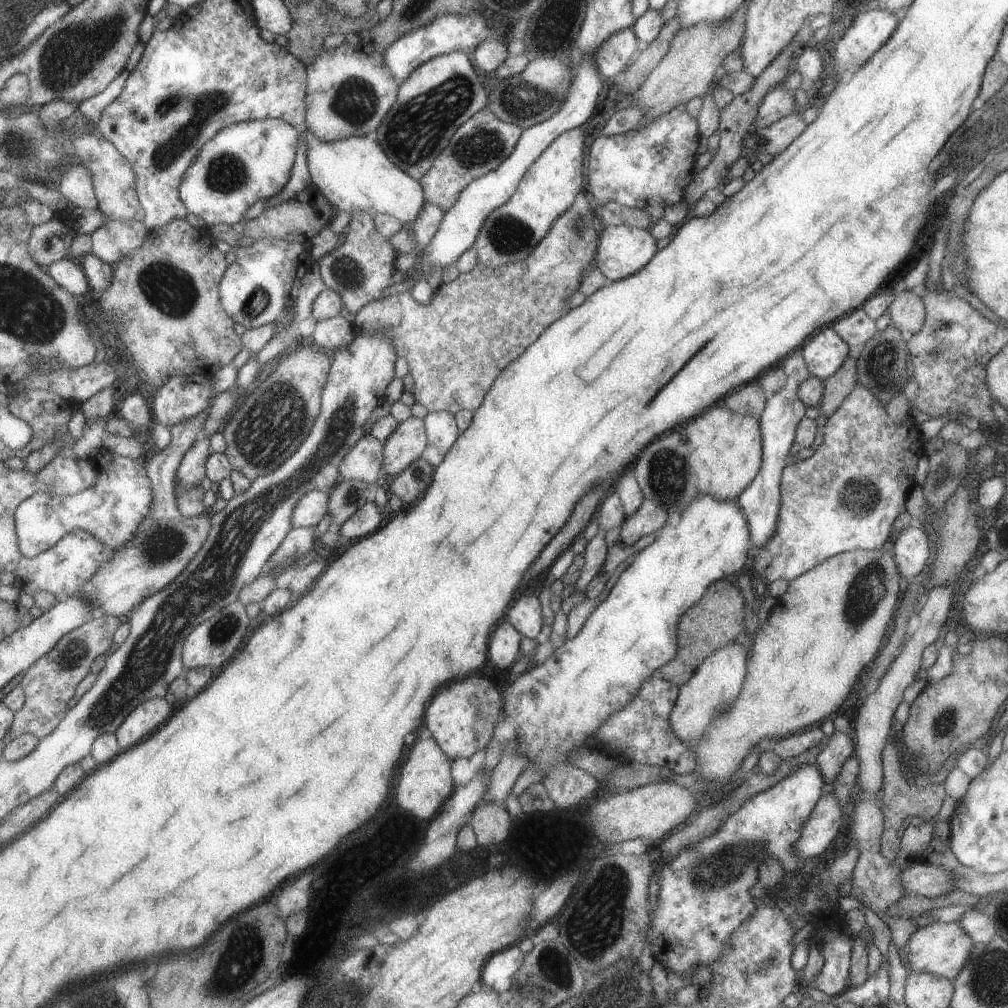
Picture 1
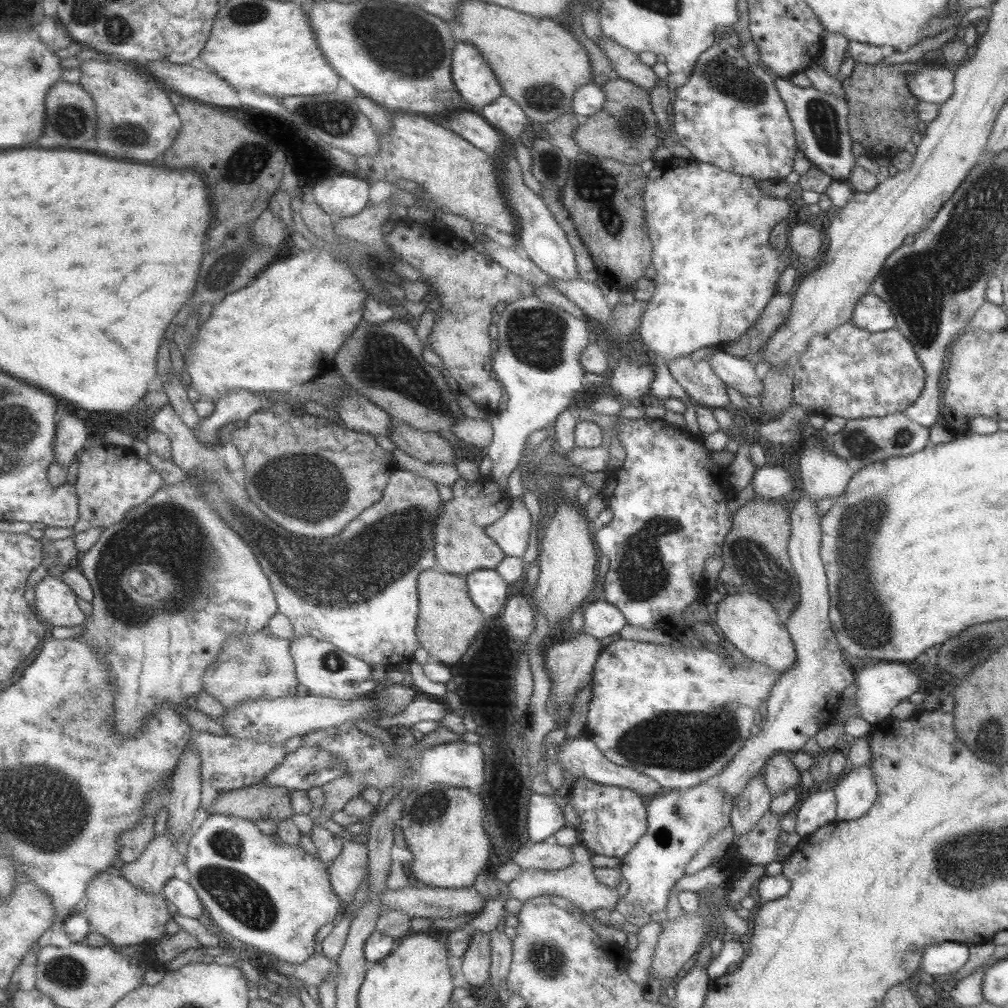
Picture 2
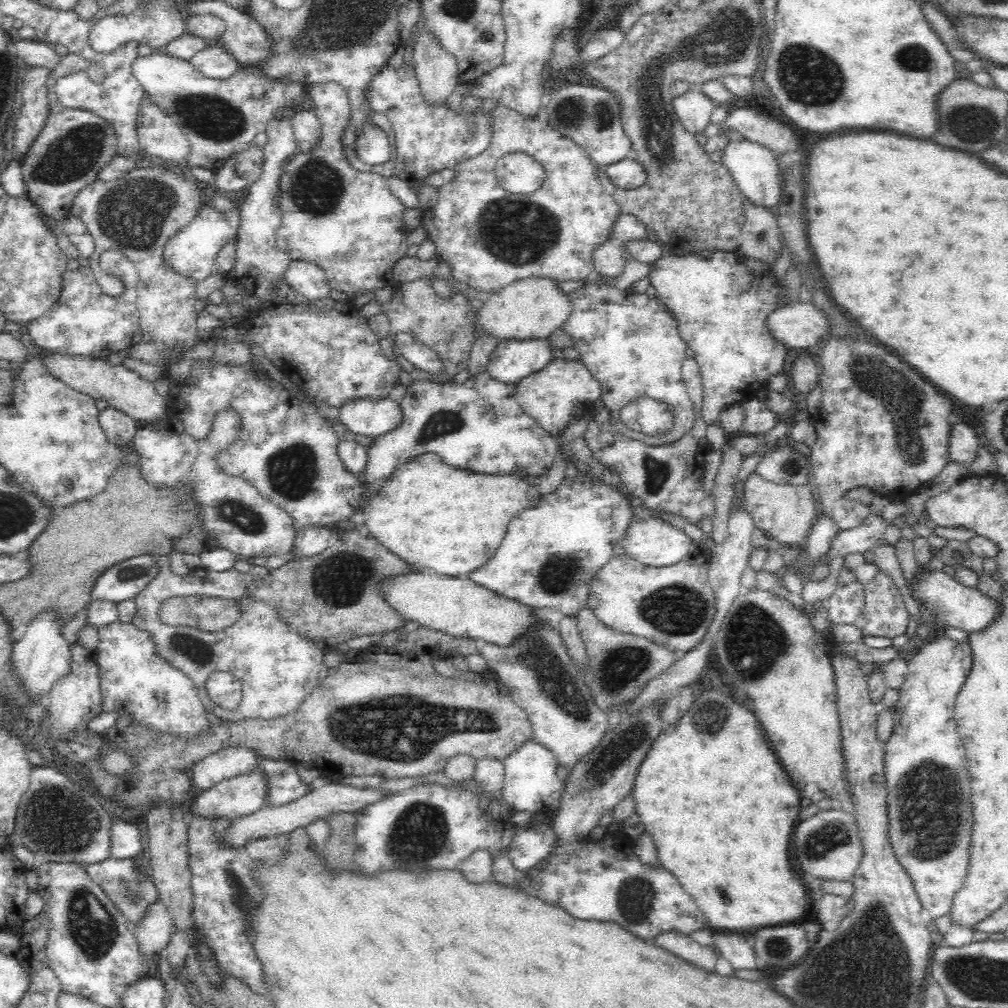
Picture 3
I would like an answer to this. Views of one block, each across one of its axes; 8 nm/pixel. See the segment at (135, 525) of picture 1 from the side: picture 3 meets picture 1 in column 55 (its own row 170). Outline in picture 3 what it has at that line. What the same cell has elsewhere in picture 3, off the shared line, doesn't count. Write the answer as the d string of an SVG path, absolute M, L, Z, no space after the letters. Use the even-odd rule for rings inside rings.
M510 152L499 158L495 164L495 174L502 188L517 196L532 194L545 179L541 164L524 152Z

